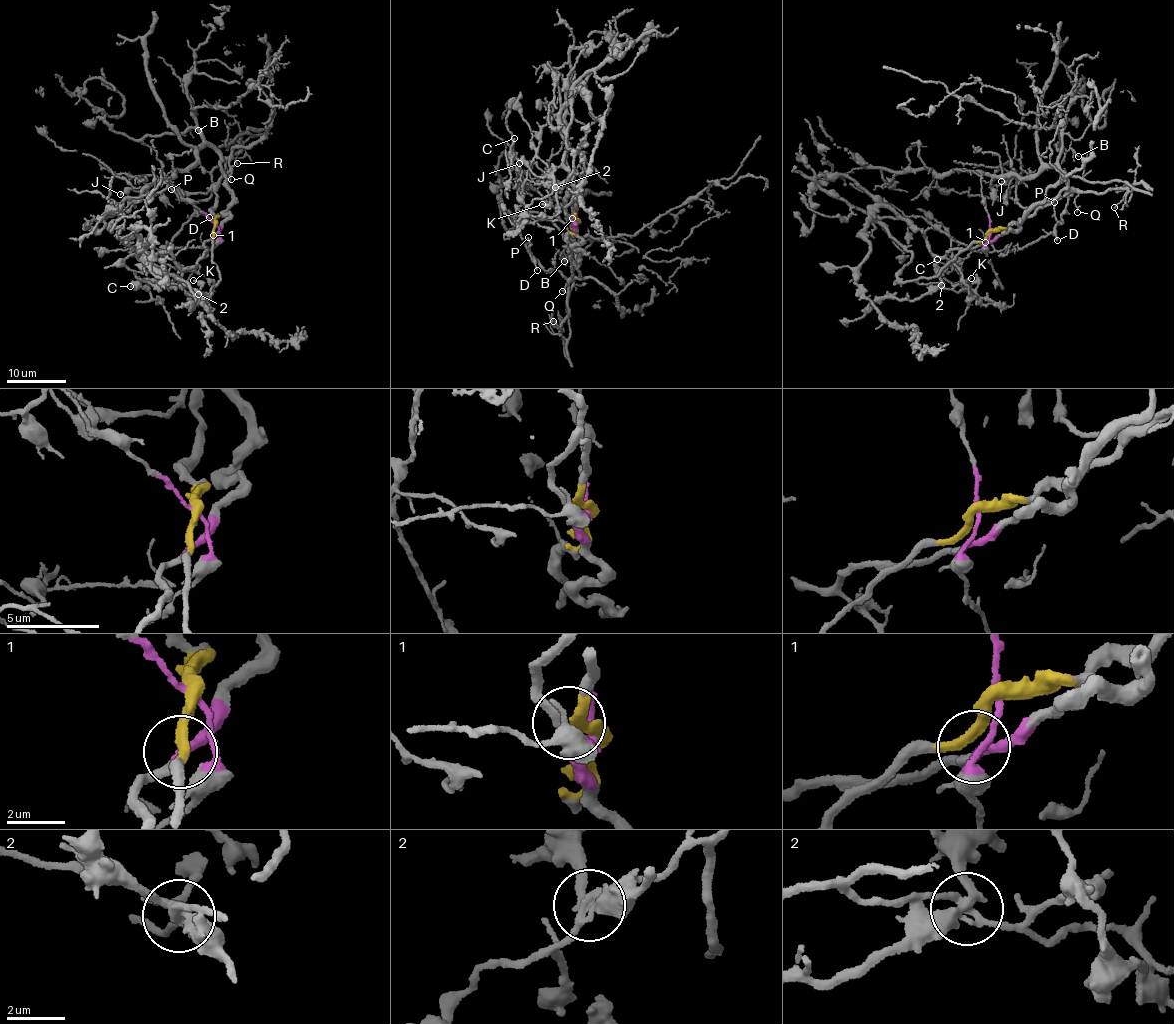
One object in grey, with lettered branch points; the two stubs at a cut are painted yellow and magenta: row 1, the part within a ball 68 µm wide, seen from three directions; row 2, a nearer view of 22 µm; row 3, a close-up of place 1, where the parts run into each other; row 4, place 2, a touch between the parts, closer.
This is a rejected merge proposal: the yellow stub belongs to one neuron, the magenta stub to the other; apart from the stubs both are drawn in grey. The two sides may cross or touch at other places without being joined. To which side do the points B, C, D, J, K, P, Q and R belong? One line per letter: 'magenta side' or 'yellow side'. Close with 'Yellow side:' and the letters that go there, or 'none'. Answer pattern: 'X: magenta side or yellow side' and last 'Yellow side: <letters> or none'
B: magenta side
C: magenta side
D: yellow side
J: magenta side
K: yellow side
P: yellow side
Q: yellow side
R: yellow side
Yellow side: D, K, P, Q, R

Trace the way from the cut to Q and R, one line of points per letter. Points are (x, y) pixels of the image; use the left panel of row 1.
Q: (215, 224), (212, 212), (218, 203), (217, 189), (225, 171), (224, 161), (231, 178)
R: (215, 224), (212, 212), (218, 203), (224, 161), (241, 150), (240, 143), (237, 164)

